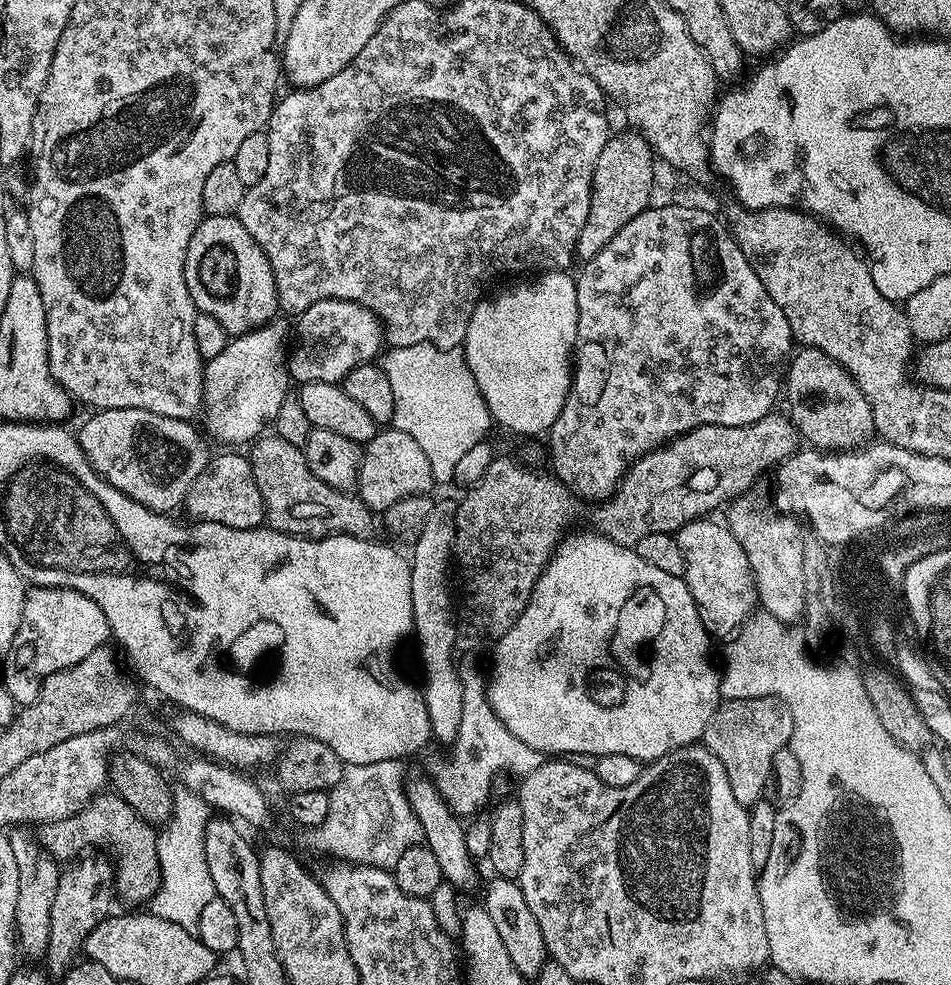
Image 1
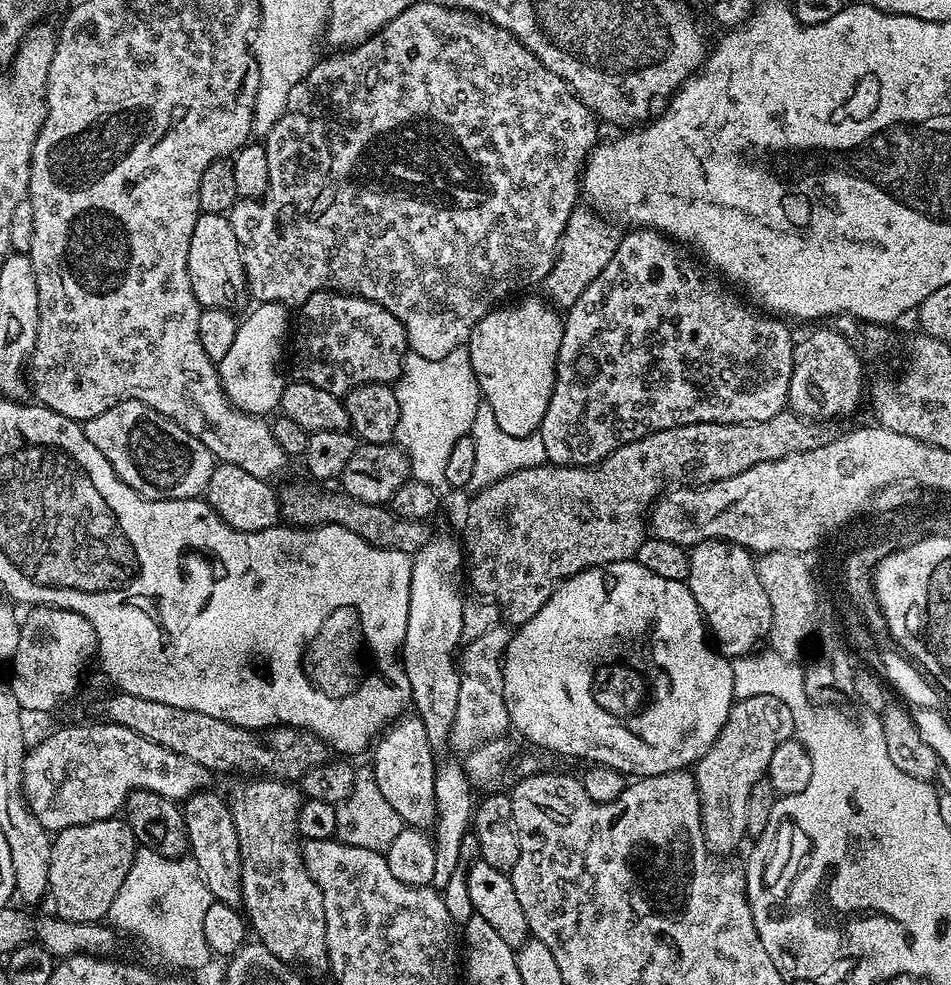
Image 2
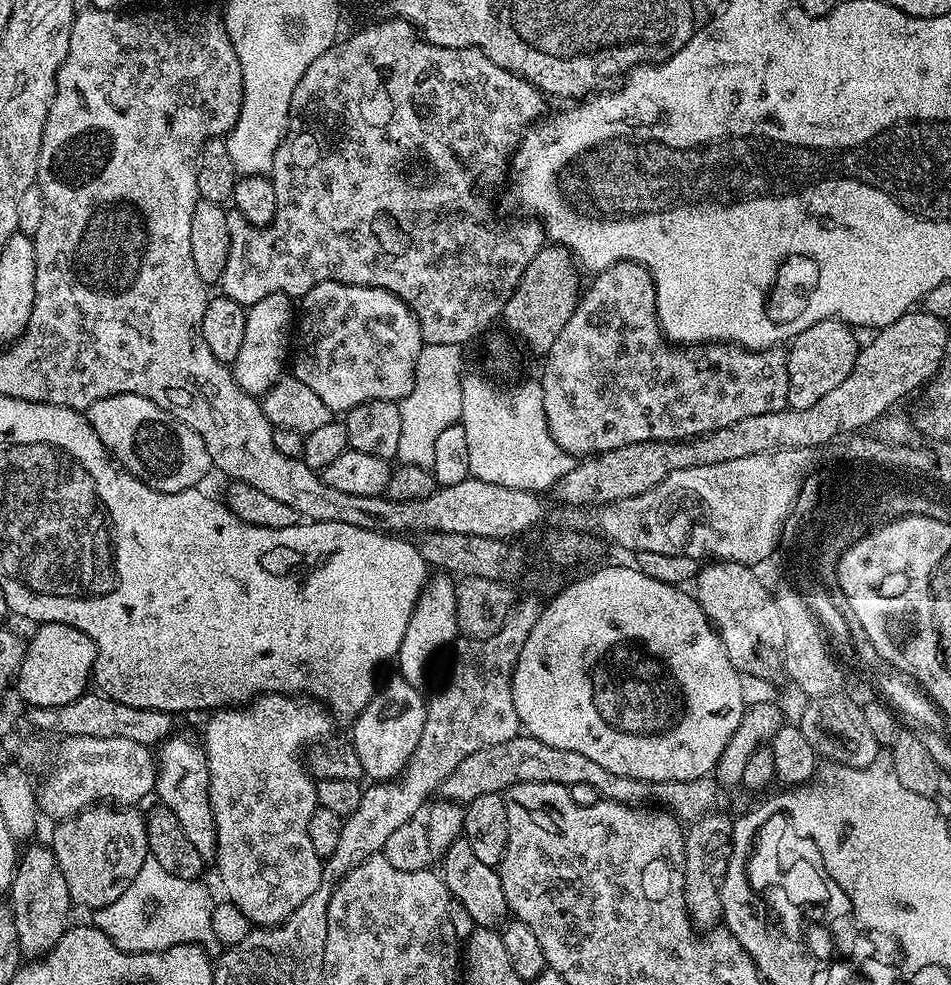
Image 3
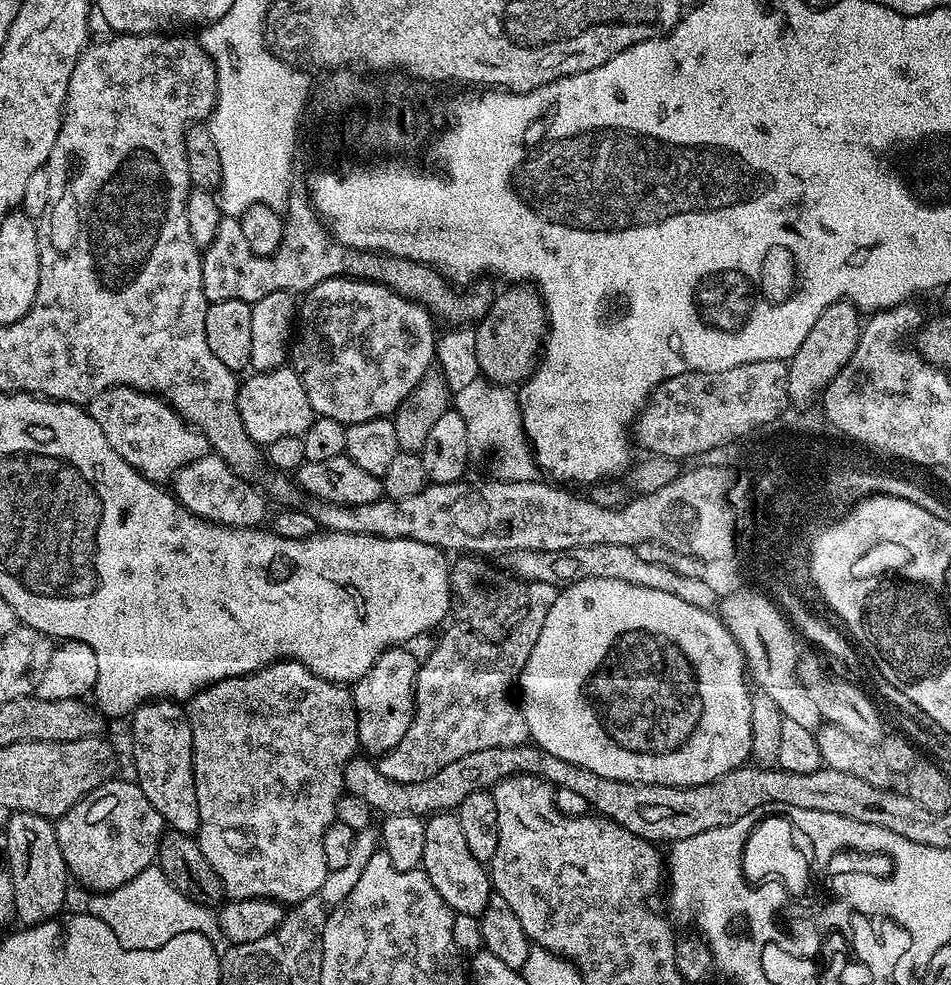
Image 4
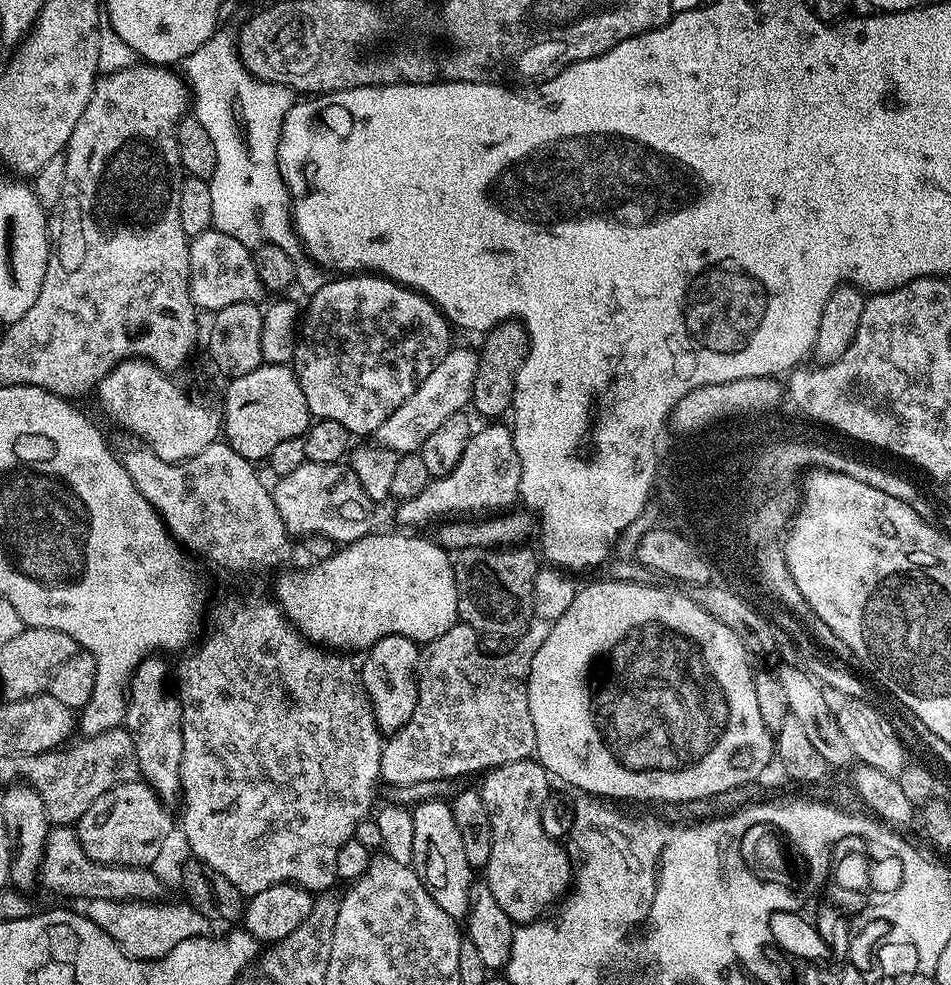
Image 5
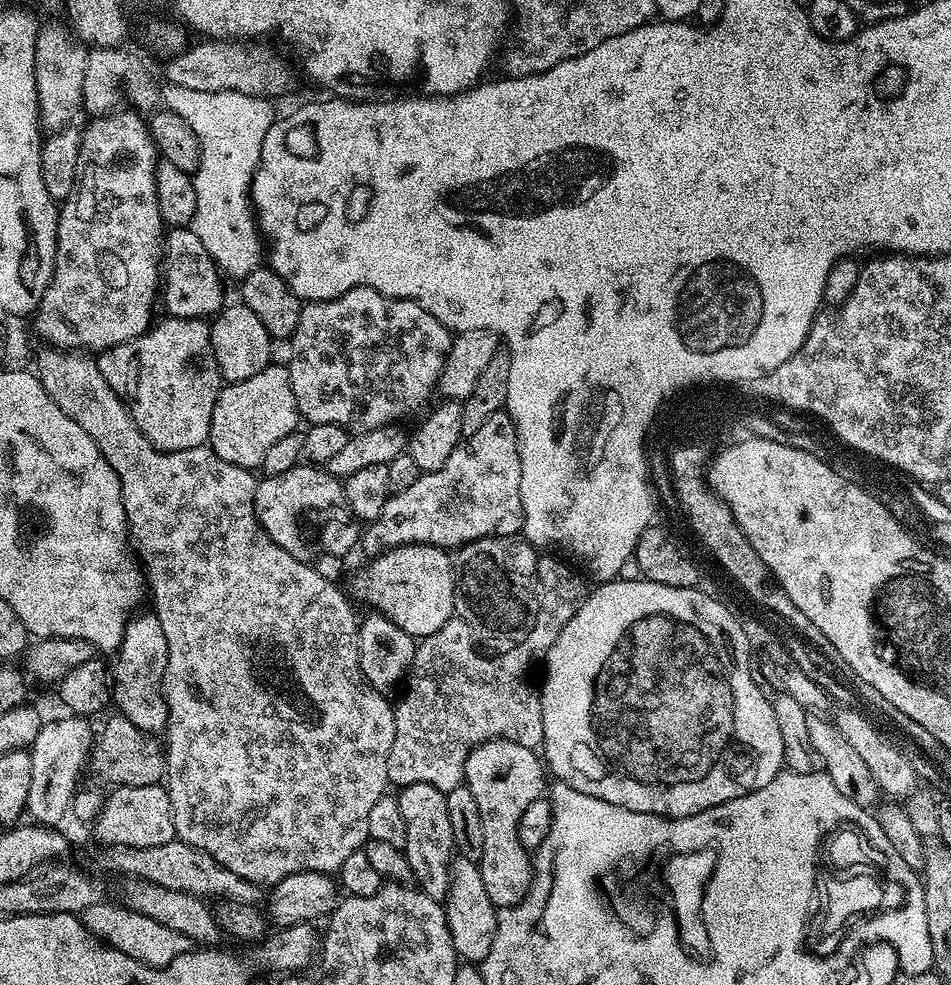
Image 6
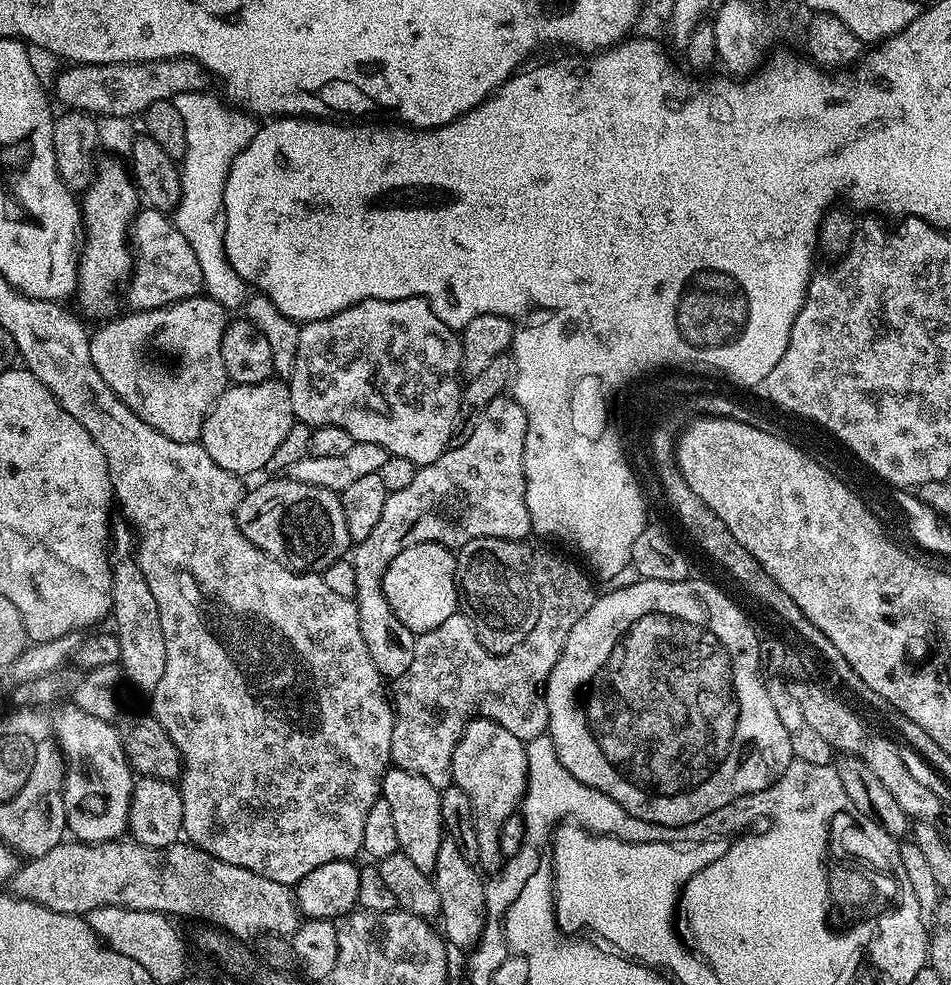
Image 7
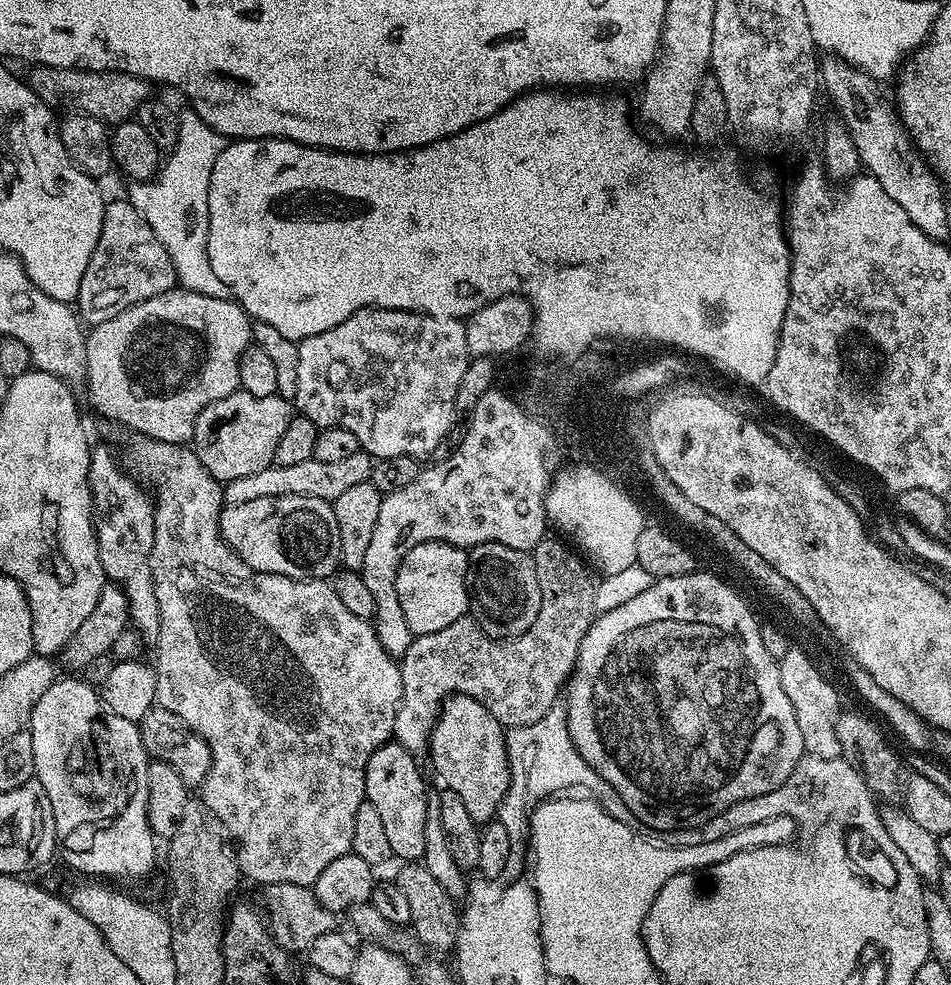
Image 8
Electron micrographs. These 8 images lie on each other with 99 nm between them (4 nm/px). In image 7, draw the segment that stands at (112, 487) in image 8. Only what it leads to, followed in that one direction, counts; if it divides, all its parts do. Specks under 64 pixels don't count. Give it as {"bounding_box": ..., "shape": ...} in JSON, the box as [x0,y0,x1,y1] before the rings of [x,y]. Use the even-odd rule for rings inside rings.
{"bounding_box":[108,519,166,694],"shape":[[[117,519],[110,528],[110,547],[108,560],[112,564],[112,611],[111,619],[116,619],[114,631],[118,638],[118,646],[122,646],[119,665],[122,676],[144,694],[150,694],[154,686],[158,686],[158,678],[162,678],[162,670],[166,670],[166,637],[162,634],[162,614],[158,614],[158,602],[154,602],[154,593],[146,586],[146,578],[136,561],[136,537],[131,524],[127,520]]]}

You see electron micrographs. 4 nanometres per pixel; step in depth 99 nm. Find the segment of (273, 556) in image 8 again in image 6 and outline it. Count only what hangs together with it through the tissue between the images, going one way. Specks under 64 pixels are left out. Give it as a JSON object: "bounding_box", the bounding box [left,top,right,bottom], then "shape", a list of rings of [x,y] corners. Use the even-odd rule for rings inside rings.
{"bounding_box":[256,462,362,562],"shape":[[[301,462],[296,467],[286,470],[281,476],[264,476],[256,485],[256,516],[266,534],[286,554],[305,562],[315,561],[322,554],[334,554],[347,557],[352,547],[362,540],[362,524],[356,515],[349,510],[344,485],[341,477],[332,476],[323,467]]]}

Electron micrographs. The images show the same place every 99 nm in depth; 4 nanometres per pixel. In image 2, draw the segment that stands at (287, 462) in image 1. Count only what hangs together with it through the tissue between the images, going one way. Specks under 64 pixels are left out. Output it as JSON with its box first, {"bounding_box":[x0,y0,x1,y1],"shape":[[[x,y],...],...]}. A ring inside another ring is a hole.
{"bounding_box":[279,482,434,554],"shape":[[[312,482],[307,483],[292,484],[285,492],[281,491],[279,493],[280,515],[289,525],[315,526],[318,524],[333,524],[334,526],[342,526],[346,530],[358,534],[358,538],[362,538],[374,546],[409,554],[421,550],[422,546],[425,546],[434,535],[433,529],[428,529],[429,525],[425,521],[402,518],[398,514],[394,514],[391,507],[355,500],[354,497],[343,490],[323,492],[320,489],[323,487],[317,486]]]}

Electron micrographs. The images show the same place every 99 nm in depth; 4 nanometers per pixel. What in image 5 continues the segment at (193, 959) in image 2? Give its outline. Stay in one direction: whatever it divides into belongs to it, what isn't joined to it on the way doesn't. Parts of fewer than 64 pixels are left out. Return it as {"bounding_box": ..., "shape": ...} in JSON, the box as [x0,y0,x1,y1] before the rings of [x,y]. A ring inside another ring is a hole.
{"bounding_box":[82,898,213,960],"shape":[[[94,898],[83,901],[82,915],[102,930],[106,930],[106,934],[114,938],[119,948],[135,960],[160,960],[166,954],[170,954],[170,950],[174,950],[178,942],[186,942],[186,938],[204,938],[213,931],[213,921],[198,914],[198,910],[191,908],[187,902],[164,903],[146,900],[110,902],[106,898]]]}

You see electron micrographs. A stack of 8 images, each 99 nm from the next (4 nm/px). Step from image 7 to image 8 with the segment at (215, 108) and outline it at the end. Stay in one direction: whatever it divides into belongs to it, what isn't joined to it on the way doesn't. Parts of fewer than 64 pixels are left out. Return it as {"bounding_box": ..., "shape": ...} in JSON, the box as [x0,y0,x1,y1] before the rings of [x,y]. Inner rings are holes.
{"bounding_box":[126,110,226,298],"shape":[[[185,110],[179,113],[180,125],[178,126],[178,142],[167,153],[162,167],[155,177],[147,182],[136,182],[131,185],[132,189],[126,192],[126,199],[132,203],[134,210],[154,230],[158,242],[170,254],[170,262],[176,271],[176,279],[179,287],[206,294],[210,298],[225,298],[226,289],[222,282],[218,282],[218,274],[210,266],[208,257],[208,231],[210,230],[210,206],[208,205],[208,191],[210,190],[210,174],[214,174],[214,162],[218,154],[222,154],[226,140],[220,136],[194,111]]]}

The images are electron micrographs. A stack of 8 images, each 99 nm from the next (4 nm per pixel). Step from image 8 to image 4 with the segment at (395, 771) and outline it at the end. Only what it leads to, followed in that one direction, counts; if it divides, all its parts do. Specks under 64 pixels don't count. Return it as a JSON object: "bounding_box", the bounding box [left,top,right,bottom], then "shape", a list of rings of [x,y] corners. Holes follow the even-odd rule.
{"bounding_box":[422,812,494,917],"shape":[[[437,812],[426,820],[426,850],[422,870],[434,882],[434,890],[452,907],[453,913],[480,917],[494,895],[489,869],[470,854],[462,825],[452,812]]]}

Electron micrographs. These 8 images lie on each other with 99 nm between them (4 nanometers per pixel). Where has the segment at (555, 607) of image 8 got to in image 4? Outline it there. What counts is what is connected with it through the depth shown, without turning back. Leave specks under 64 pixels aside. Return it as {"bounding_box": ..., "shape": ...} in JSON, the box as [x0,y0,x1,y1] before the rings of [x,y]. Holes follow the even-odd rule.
{"bounding_box":[378,582,558,784],"shape":[[[546,582],[528,584],[527,589],[526,614],[498,641],[486,640],[463,626],[443,629],[445,632],[416,672],[416,713],[410,730],[398,746],[379,757],[378,767],[386,778],[402,784],[422,782],[422,778],[438,774],[442,766],[450,766],[450,762],[458,762],[458,758],[476,750],[529,743],[528,727],[514,689],[538,634],[542,634],[542,622],[554,606],[558,589]]]}

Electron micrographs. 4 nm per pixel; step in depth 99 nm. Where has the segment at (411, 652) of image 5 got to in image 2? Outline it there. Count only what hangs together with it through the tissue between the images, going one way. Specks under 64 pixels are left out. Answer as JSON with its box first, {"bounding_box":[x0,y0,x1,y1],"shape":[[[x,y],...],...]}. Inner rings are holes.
{"bounding_box":[370,714,438,830],"shape":[[[405,714],[387,730],[379,733],[371,749],[370,767],[372,776],[382,790],[382,798],[394,806],[400,819],[409,828],[428,830],[436,821],[435,772],[438,756],[426,736],[426,728],[415,714]]]}

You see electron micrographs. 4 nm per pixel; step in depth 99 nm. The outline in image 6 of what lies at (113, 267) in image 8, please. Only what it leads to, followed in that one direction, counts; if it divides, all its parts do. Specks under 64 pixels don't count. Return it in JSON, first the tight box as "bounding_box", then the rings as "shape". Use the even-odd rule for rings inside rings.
{"bounding_box":[162,227,222,320],"shape":[[[191,227],[167,229],[162,261],[162,308],[164,304],[165,313],[168,316],[177,316],[187,320],[215,317],[222,307],[220,280],[222,281],[222,273],[216,267],[216,259],[206,252],[206,246],[202,246],[198,234],[194,234]]]}

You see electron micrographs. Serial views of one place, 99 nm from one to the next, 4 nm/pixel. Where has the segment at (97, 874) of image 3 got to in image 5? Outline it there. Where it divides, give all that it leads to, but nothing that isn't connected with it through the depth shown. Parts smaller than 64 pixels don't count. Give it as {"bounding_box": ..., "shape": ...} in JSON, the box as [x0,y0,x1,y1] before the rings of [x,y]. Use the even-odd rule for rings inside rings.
{"bounding_box":[76,779,172,868],"shape":[[[139,779],[128,784],[114,786],[82,818],[76,821],[76,837],[82,844],[82,850],[96,864],[121,864],[131,868],[147,868],[155,865],[168,835],[172,832],[172,820],[168,817],[169,809],[154,794],[148,784]]]}

